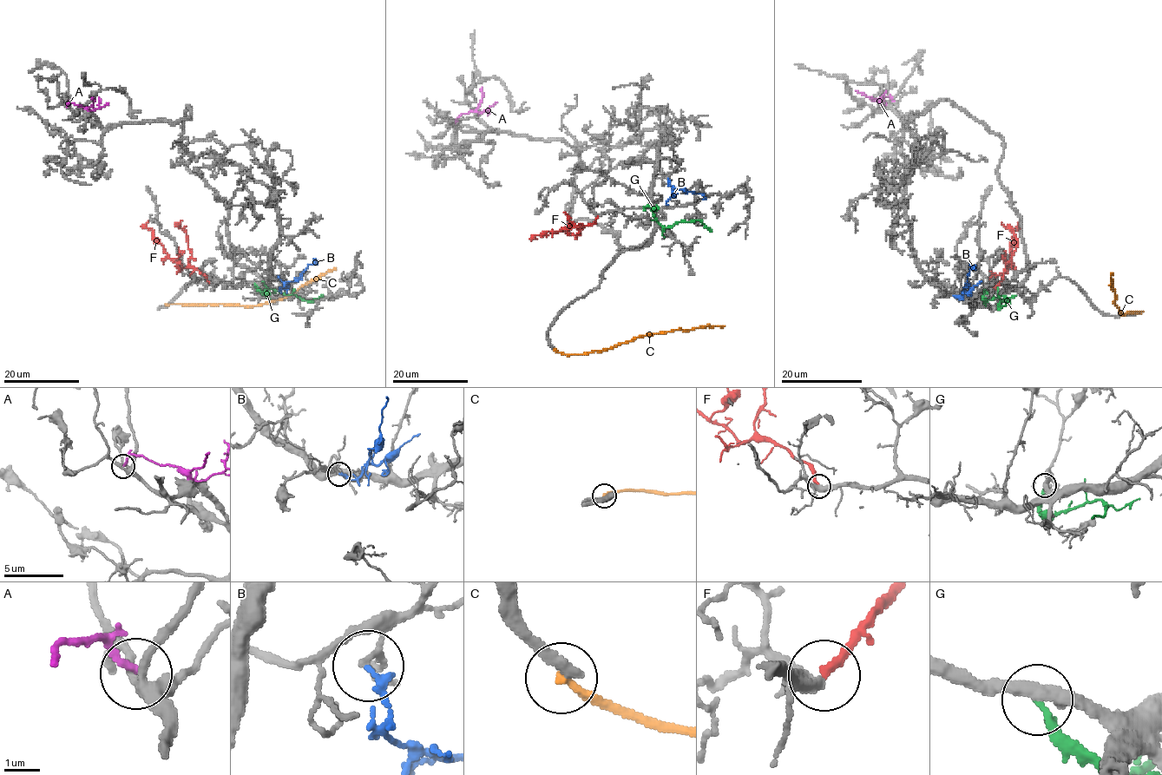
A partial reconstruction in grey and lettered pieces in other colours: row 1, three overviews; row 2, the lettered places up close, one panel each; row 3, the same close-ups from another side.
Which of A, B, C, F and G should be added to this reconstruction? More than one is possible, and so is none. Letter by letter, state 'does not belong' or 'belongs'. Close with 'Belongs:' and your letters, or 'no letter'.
A: does not belong
B: belongs
C: does not belong
F: belongs
G: does not belong
Belongs: B, F

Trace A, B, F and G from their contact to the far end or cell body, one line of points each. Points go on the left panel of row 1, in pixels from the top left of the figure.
A: (66, 106), (69, 102), (94, 111), (99, 107), (98, 97)
B: (279, 288), (295, 279), (308, 265), (316, 263), (313, 260)
F: (208, 281), (205, 275), (192, 267), (183, 267), (168, 256), (146, 226), (148, 220)
G: (253, 284), (262, 292), (272, 288), (305, 300), (323, 295)

